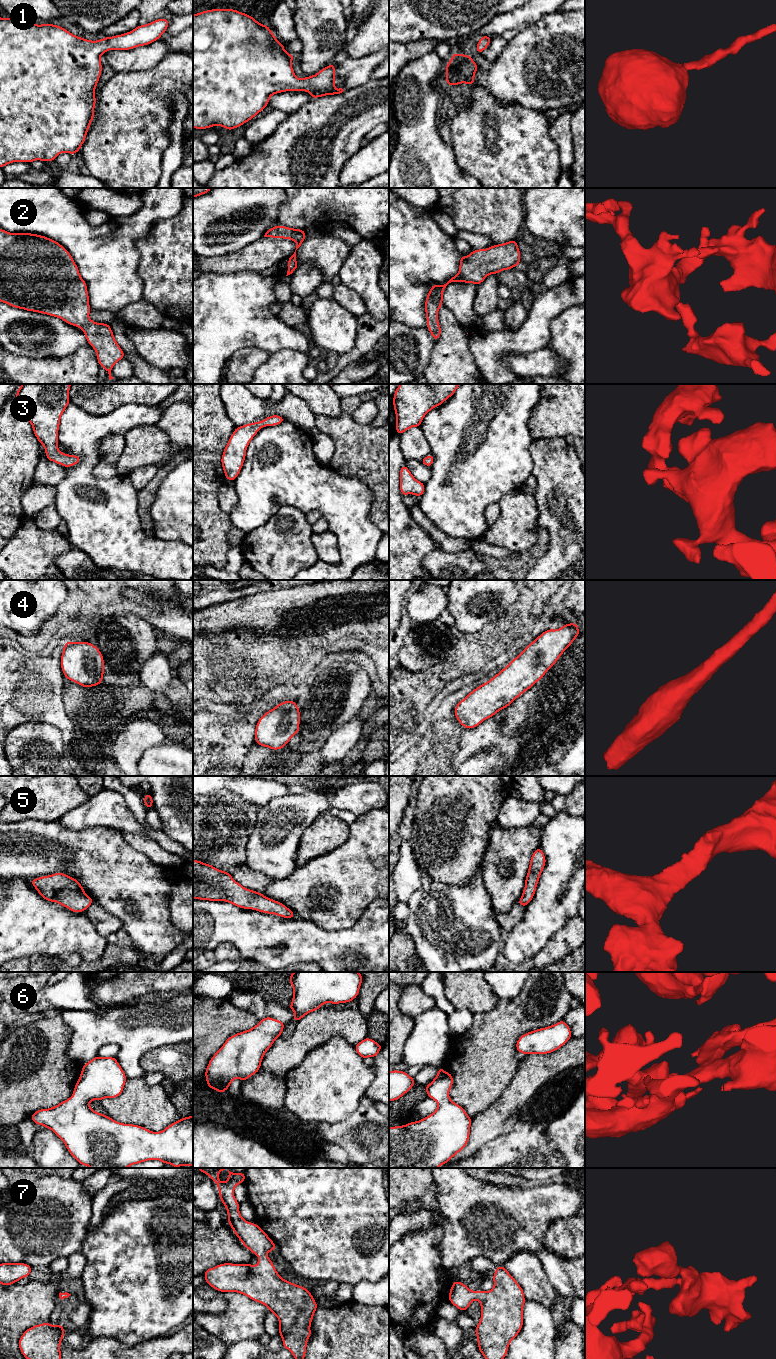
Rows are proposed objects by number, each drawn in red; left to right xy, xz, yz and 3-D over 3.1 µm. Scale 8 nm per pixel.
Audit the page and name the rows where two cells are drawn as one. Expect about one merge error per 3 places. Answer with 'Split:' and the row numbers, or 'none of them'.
Split: none of them

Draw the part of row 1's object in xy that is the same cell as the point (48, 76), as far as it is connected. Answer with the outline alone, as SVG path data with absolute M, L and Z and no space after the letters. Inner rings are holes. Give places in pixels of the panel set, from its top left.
M0 17L0 168L3 168L7 164L13 162L31 163L35 160L50 162L55 160L55 158L62 152L74 155L80 151L95 115L95 88L102 72L102 64L100 61L101 55L109 50L130 50L139 46L151 44L160 39L161 35L166 32L168 25L168 19L160 18L146 25L139 25L132 31L124 34L91 41L75 36L65 28L54 24L45 23L37 25L24 20Z

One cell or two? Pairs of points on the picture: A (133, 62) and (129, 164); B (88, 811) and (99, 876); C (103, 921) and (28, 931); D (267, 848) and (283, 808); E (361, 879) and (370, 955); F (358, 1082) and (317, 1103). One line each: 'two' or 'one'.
A: two
B: two
C: two
D: one
E: two
F: one

